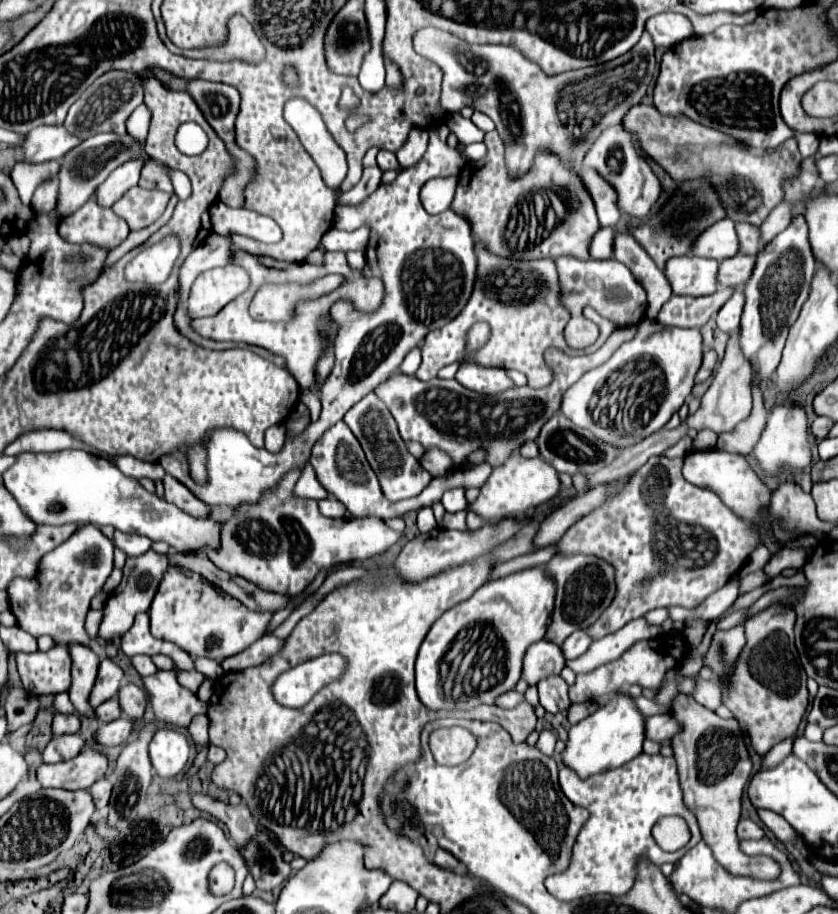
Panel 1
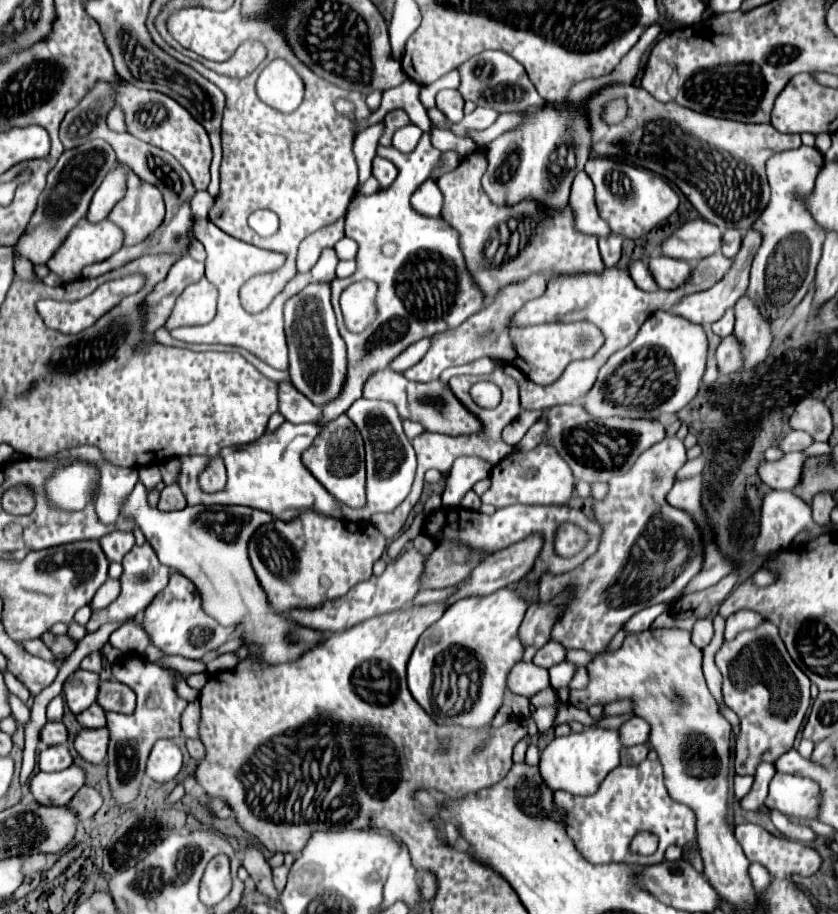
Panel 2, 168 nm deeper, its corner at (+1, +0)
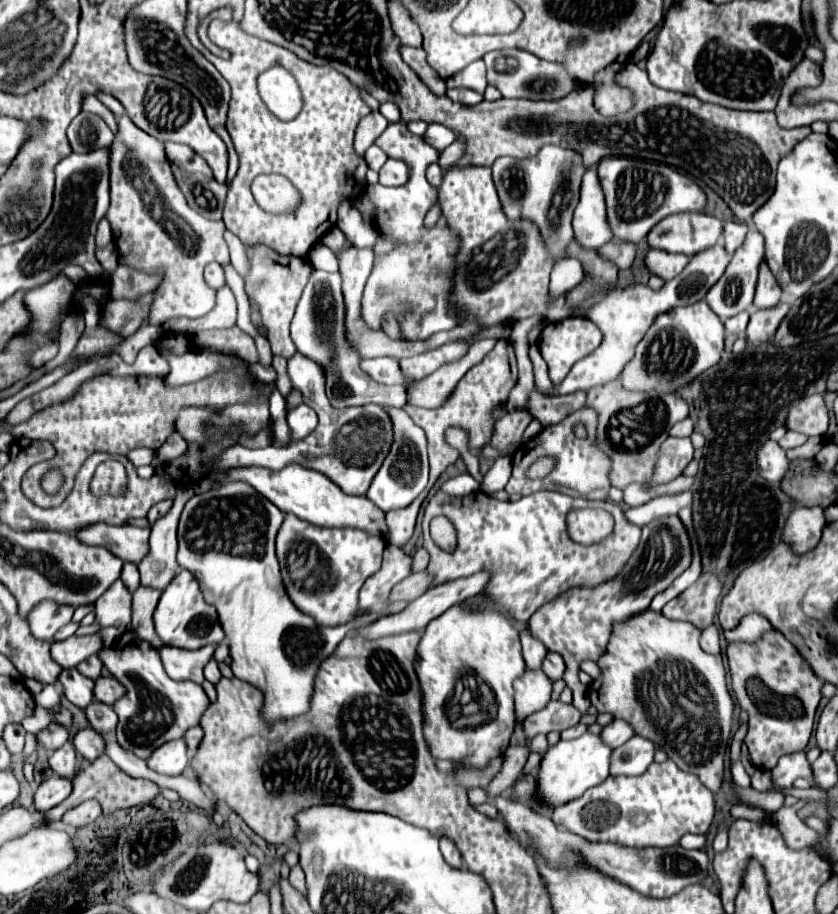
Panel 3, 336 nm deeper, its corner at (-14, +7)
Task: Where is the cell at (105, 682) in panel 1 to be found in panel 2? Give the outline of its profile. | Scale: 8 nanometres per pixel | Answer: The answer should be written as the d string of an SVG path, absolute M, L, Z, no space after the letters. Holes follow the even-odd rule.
M78 670L74 672L66 684L64 684L64 698L68 702L68 708L78 716L86 708L92 706L92 702L98 700L100 692L100 674L88 672L88 670Z

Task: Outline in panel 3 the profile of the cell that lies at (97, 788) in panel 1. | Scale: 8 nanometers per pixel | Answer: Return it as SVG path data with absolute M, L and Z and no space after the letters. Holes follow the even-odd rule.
M85 801L73 809L69 809L65 815L63 815L63 823L65 825L73 825L73 827L83 827L83 825L89 825L93 823L97 817L101 815L101 805L97 801Z

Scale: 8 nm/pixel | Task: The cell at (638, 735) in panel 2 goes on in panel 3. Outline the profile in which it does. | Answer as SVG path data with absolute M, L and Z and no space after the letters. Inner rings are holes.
M621 719L617 721L611 721L609 725L605 725L599 733L599 737L603 737L603 741L607 741L607 745L611 745L611 749L623 745L627 739L631 739L635 733L633 733L633 727Z

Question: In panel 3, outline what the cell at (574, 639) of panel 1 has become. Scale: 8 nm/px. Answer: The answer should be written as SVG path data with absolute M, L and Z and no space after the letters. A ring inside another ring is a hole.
M547 653L547 657L543 659L543 673L547 673L547 677L551 681L557 681L563 677L563 671L565 671L565 663L563 663L563 657L557 655L557 653Z

